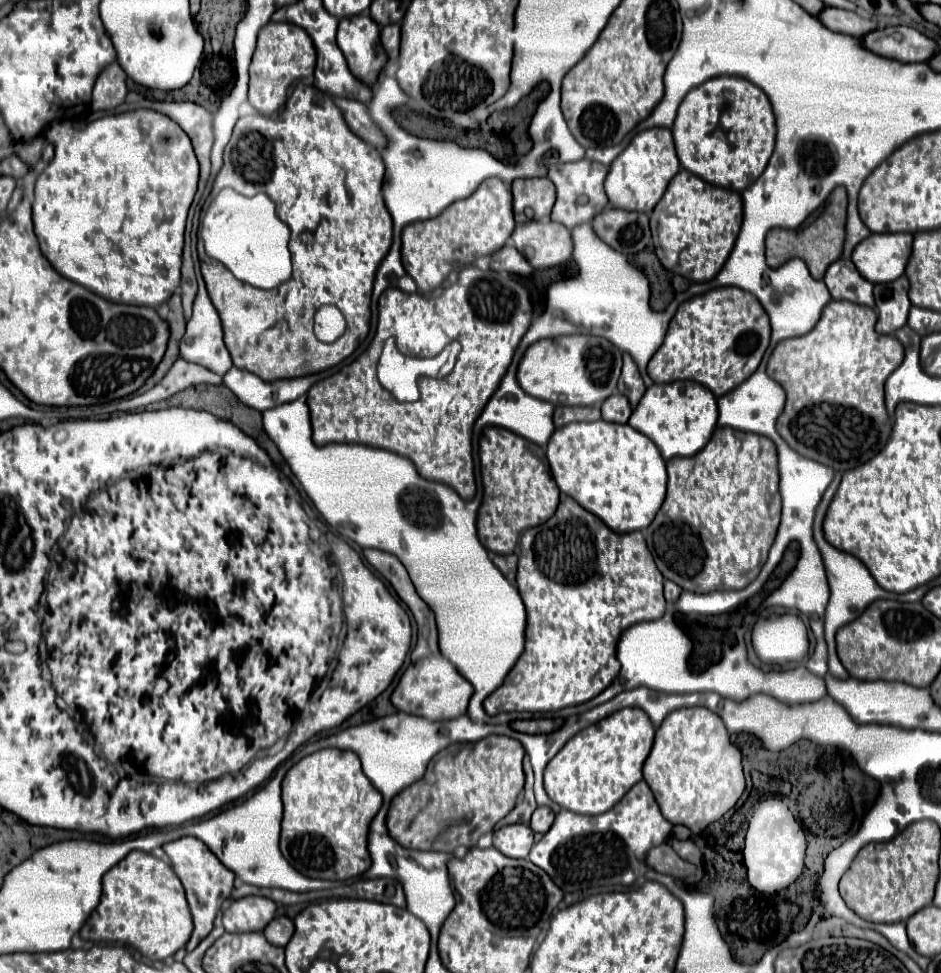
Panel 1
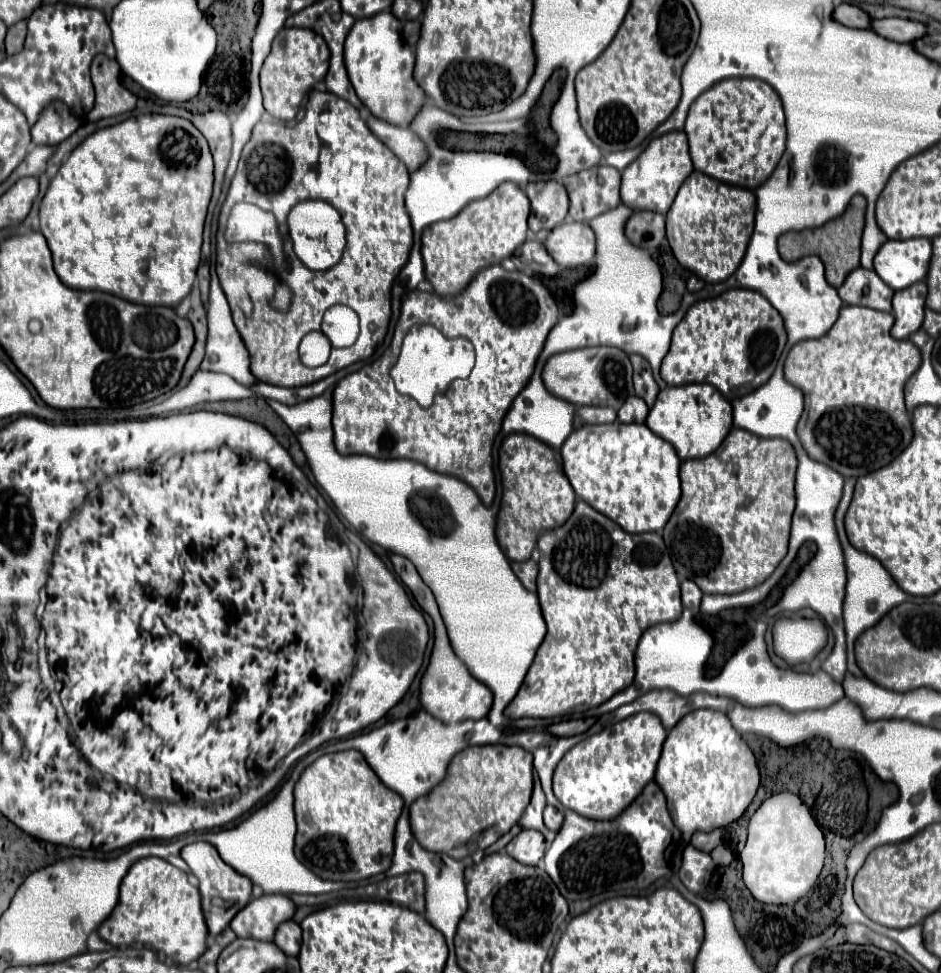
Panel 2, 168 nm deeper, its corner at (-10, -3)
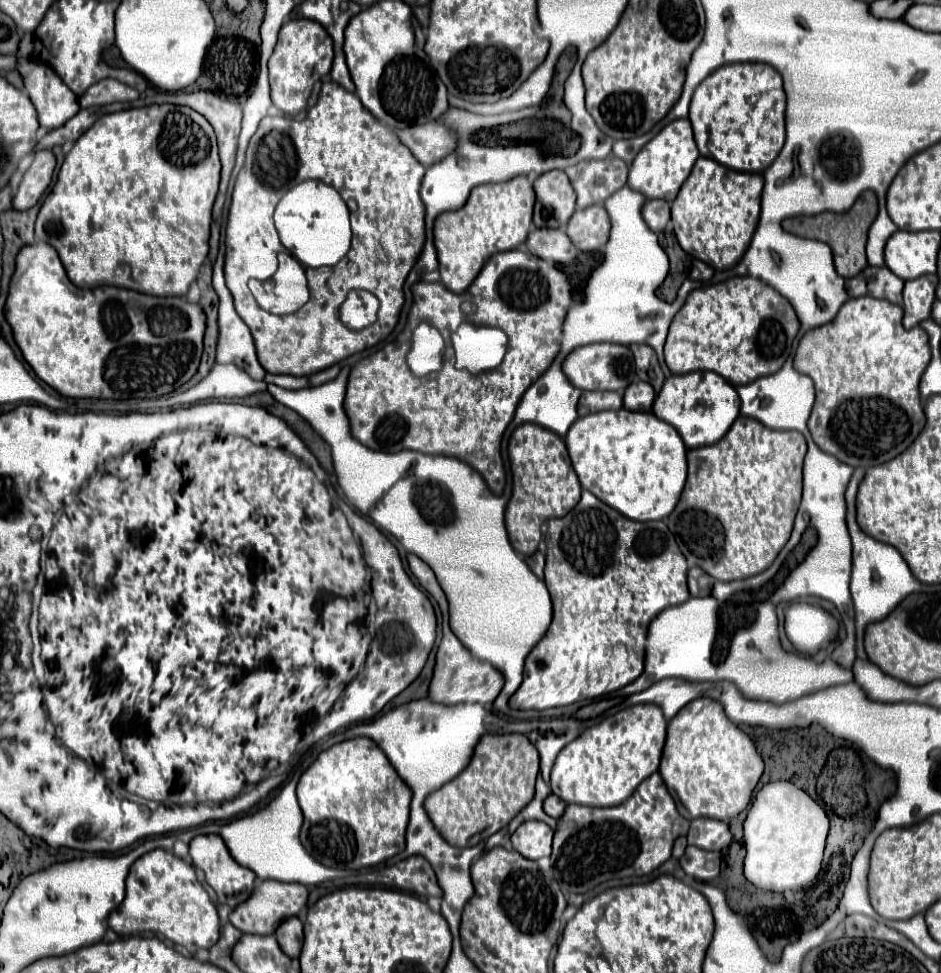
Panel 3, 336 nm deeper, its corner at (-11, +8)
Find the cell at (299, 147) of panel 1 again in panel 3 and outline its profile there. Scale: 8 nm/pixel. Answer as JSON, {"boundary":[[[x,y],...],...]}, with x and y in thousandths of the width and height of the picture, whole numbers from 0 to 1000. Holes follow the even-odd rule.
{"boundary":[[[344,84],[340,92],[340,101],[336,107],[325,115],[321,123],[304,121],[304,119],[283,119],[278,121],[272,138],[266,142],[261,154],[261,166],[255,175],[249,197],[247,210],[240,230],[240,294],[249,304],[249,314],[253,325],[266,335],[270,345],[274,370],[278,378],[287,384],[310,384],[310,386],[327,386],[340,382],[376,362],[393,358],[408,349],[421,335],[425,317],[429,312],[427,292],[440,273],[448,251],[451,251],[451,210],[446,206],[446,185],[451,181],[451,171],[438,160],[434,152],[429,152],[417,132],[404,127],[383,105],[378,97],[368,95],[357,84]],[[323,185],[342,185],[359,195],[366,208],[376,208],[378,216],[372,218],[374,226],[374,255],[372,259],[353,275],[336,275],[325,277],[327,294],[329,294],[329,308],[312,323],[306,325],[289,325],[278,319],[268,300],[264,298],[266,286],[285,286],[293,280],[293,263],[302,257],[298,243],[291,234],[291,214],[298,203]],[[374,298],[391,298],[404,308],[402,325],[395,337],[387,339],[372,339],[359,327],[359,317],[368,308]]]}

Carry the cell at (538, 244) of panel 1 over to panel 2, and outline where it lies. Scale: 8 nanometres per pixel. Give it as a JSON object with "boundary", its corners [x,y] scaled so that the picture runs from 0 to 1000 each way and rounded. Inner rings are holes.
{"boundary":[[[624,229],[592,231],[579,252],[586,264],[598,274],[626,272],[632,264],[632,239]]]}

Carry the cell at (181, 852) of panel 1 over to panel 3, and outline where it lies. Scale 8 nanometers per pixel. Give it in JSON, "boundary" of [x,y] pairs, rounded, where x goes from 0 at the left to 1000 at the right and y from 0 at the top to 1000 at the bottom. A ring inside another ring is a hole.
{"boundary":[[[213,857],[202,865],[202,882],[206,886],[206,890],[215,892],[219,898],[219,906],[227,913],[232,927],[240,929],[244,933],[251,933],[253,929],[257,929],[259,925],[264,925],[264,921],[268,919],[268,911],[270,911],[270,896],[255,890],[242,876],[240,867],[236,865],[234,859],[230,857]]]}

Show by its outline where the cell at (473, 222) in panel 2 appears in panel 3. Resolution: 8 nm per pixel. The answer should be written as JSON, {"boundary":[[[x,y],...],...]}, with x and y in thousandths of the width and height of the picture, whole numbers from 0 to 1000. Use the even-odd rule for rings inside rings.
{"boundary":[[[548,181],[548,183],[542,183],[540,187],[531,187],[531,189],[506,191],[499,197],[497,208],[489,216],[472,218],[463,224],[463,228],[461,228],[461,253],[463,253],[463,261],[465,261],[465,280],[468,280],[468,286],[476,298],[493,300],[523,261],[544,257],[559,247],[563,230],[566,229],[566,215],[570,208],[566,188],[559,181]]]}

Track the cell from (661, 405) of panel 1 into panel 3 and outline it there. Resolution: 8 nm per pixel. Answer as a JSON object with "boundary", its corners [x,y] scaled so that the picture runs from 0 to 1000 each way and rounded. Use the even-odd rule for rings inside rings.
{"boundary":[[[733,382],[716,384],[708,388],[701,405],[695,411],[693,423],[716,438],[725,448],[731,462],[763,454],[778,434],[786,428],[786,409],[778,395],[765,388],[761,382]]]}

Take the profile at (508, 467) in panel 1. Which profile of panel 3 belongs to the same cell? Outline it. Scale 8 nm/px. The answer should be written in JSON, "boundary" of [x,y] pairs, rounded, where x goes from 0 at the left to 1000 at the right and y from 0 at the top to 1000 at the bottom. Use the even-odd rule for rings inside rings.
{"boundary":[[[550,438],[540,452],[540,471],[546,504],[538,520],[538,545],[546,565],[555,571],[563,571],[576,553],[574,541],[584,532],[601,530],[614,518],[616,495],[606,477],[599,452],[574,438]]]}

